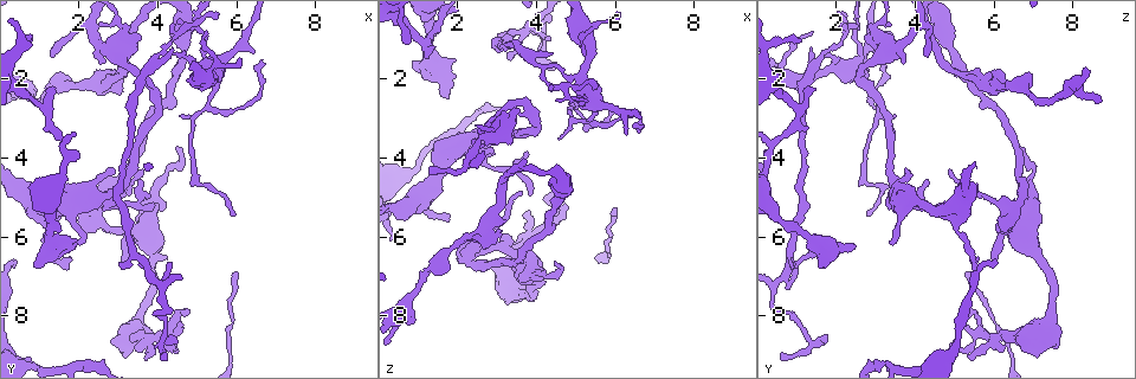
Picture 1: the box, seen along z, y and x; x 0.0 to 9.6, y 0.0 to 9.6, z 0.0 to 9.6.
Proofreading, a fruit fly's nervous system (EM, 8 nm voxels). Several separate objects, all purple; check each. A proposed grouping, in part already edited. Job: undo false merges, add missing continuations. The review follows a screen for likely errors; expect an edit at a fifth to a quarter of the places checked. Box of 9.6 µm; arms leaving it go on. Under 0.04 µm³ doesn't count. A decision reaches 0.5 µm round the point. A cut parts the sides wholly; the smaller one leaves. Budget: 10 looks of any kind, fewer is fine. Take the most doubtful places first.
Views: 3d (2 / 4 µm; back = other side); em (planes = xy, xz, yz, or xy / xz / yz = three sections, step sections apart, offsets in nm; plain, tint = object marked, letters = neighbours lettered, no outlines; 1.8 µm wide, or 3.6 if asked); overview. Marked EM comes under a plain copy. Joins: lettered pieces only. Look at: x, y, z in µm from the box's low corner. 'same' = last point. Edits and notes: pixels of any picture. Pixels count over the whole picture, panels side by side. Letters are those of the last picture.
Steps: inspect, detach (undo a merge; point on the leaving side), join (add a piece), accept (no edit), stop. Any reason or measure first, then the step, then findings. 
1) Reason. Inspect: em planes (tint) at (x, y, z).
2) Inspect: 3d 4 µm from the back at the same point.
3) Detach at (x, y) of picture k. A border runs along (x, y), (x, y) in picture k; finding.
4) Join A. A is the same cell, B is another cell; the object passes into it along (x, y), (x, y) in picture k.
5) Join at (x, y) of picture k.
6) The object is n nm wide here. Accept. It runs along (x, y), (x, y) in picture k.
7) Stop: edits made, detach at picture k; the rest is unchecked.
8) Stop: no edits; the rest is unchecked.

Abrupt turn. Inspect: em xy step 4 (tint) at (5.00, 0.70, 2.55).

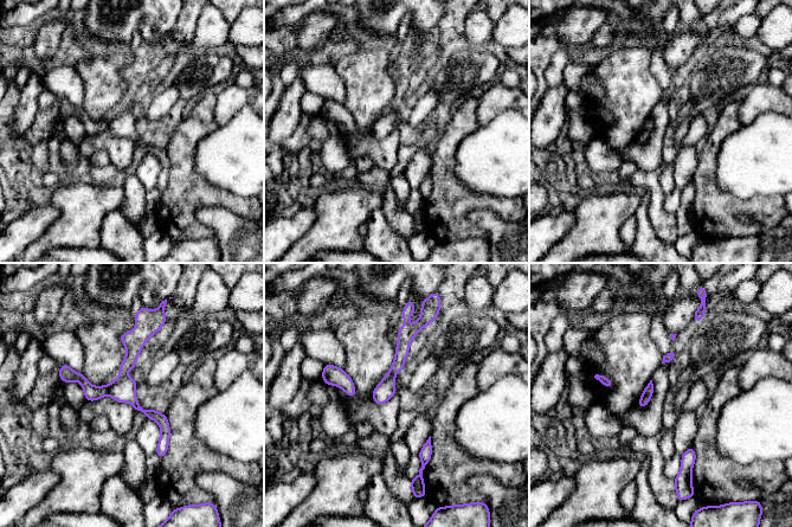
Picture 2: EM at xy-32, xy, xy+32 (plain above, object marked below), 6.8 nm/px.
Another direction. Inspect: em xz step 8 (tint) at the same point.

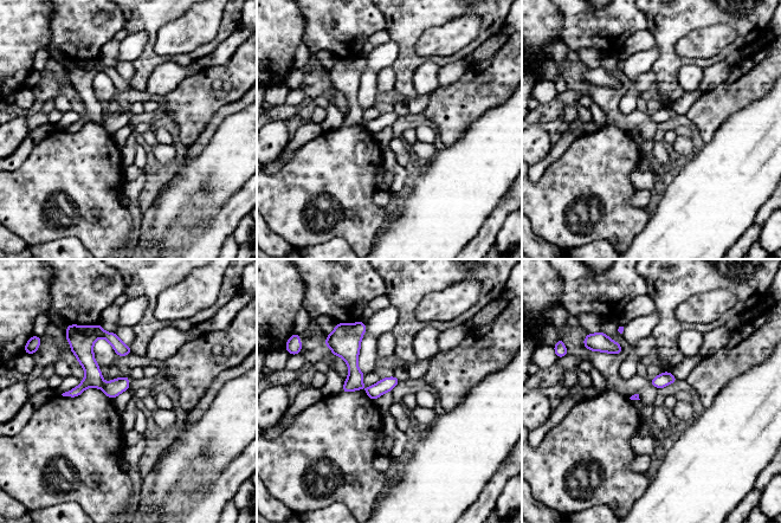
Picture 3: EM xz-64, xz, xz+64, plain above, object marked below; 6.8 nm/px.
See the neighbours. Inspect: em xz step 8 (letters) at the same point.

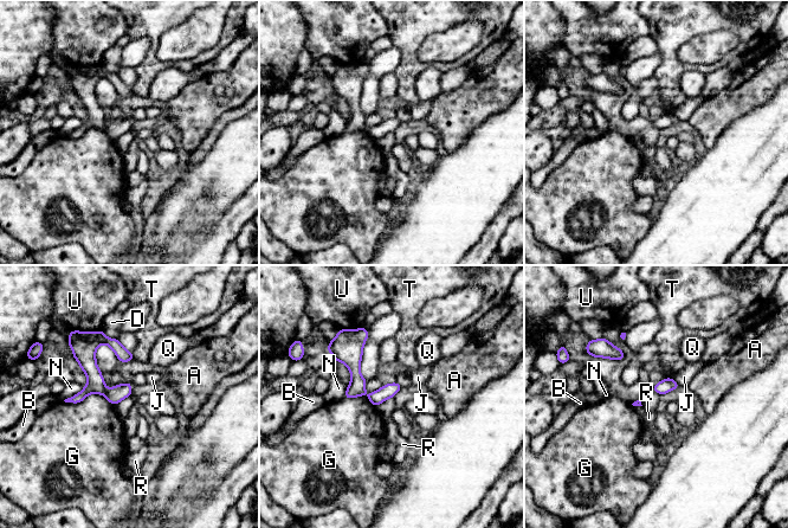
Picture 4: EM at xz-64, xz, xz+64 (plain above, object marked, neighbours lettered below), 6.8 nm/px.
The object is 90 nm wide here; the longest contact is with G, 340 nm. Detach at (86, 360) of picture 4. A, B, D, G, J, N, Q, R, T and U are other cells; a second neuron is stuck on.

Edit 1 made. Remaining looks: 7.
Branch stops here. Inspect: em xz step 16 (letters) at (1.75, 6.25, 2.45).

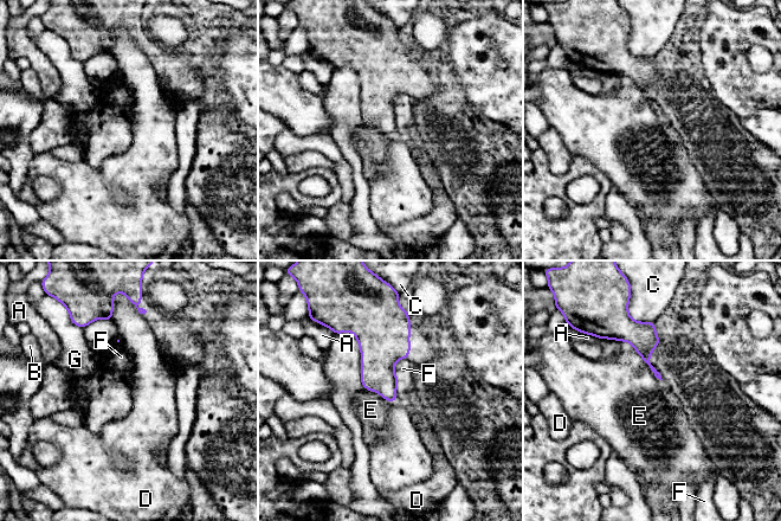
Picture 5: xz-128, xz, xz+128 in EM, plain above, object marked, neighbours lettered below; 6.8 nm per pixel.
Accept. A, B, C, D, E, F and G are other cells; a border runs along (406, 358), (394, 366), (395, 400) in picture 5; none of them fits.

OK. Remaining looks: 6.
Branch stops here. Inspect: em planes (letters) at (1.85, 6.55, 5.60).

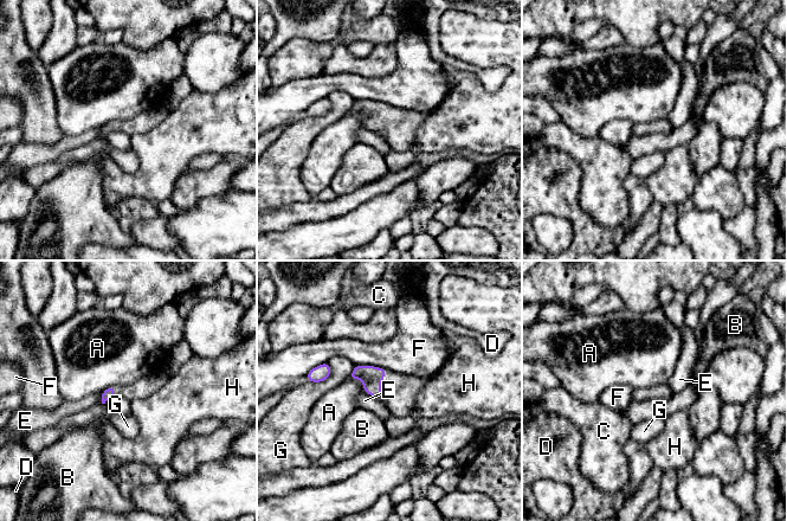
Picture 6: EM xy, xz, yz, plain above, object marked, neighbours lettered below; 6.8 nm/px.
Accept. A, B, C, D, E, F, G and H are other cells; no lettered piece goes on from it.

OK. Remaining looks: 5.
An open end. Inspect: 3d 4 µm at (3.85, 5.15, 4.90).

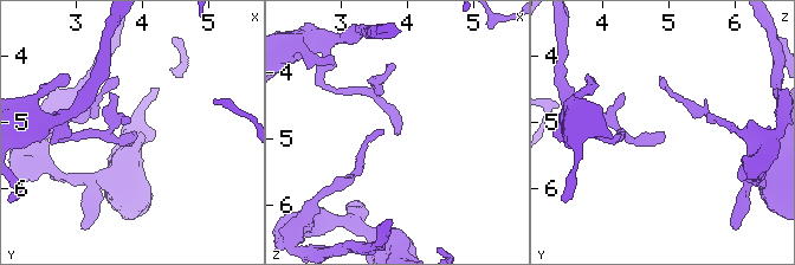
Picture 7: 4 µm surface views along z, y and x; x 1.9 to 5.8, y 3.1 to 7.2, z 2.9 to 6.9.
Need the tissue. Inspect: em yz step 16 (tint) at (3.80, 5.20, 4.90).

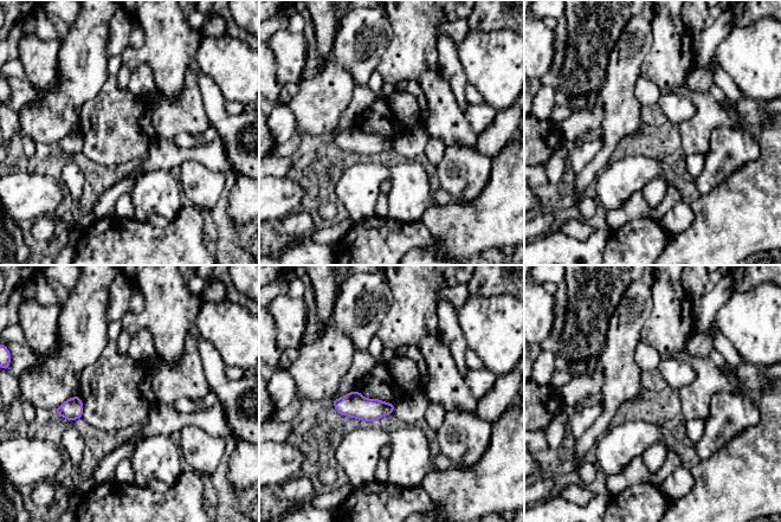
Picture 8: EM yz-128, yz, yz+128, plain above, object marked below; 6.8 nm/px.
Inspect: em xy step 8 (letters) at the same point.

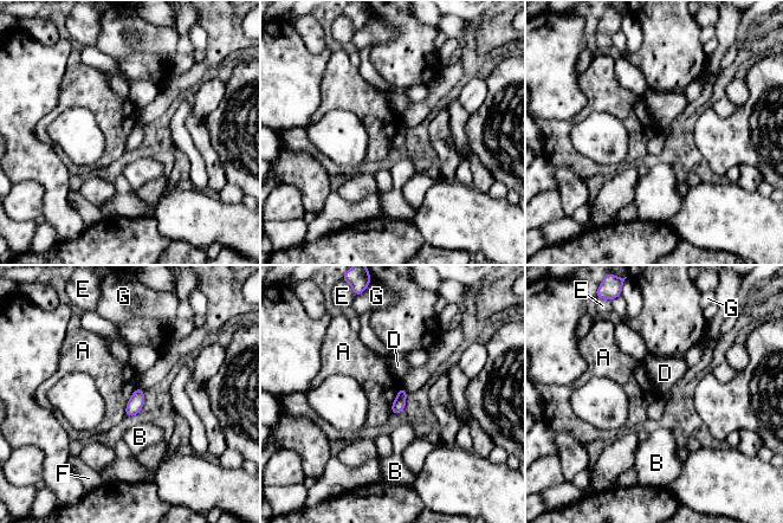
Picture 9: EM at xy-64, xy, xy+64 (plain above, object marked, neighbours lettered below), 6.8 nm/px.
Accept. A, B, D, E, F and G are other cells; a border runs along (136, 387), (127, 404), (124, 414) in picture 9; no lettered piece goes on from it.

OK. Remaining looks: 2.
Stop: edits made, detach at picture 4; the rest is unchecked.

